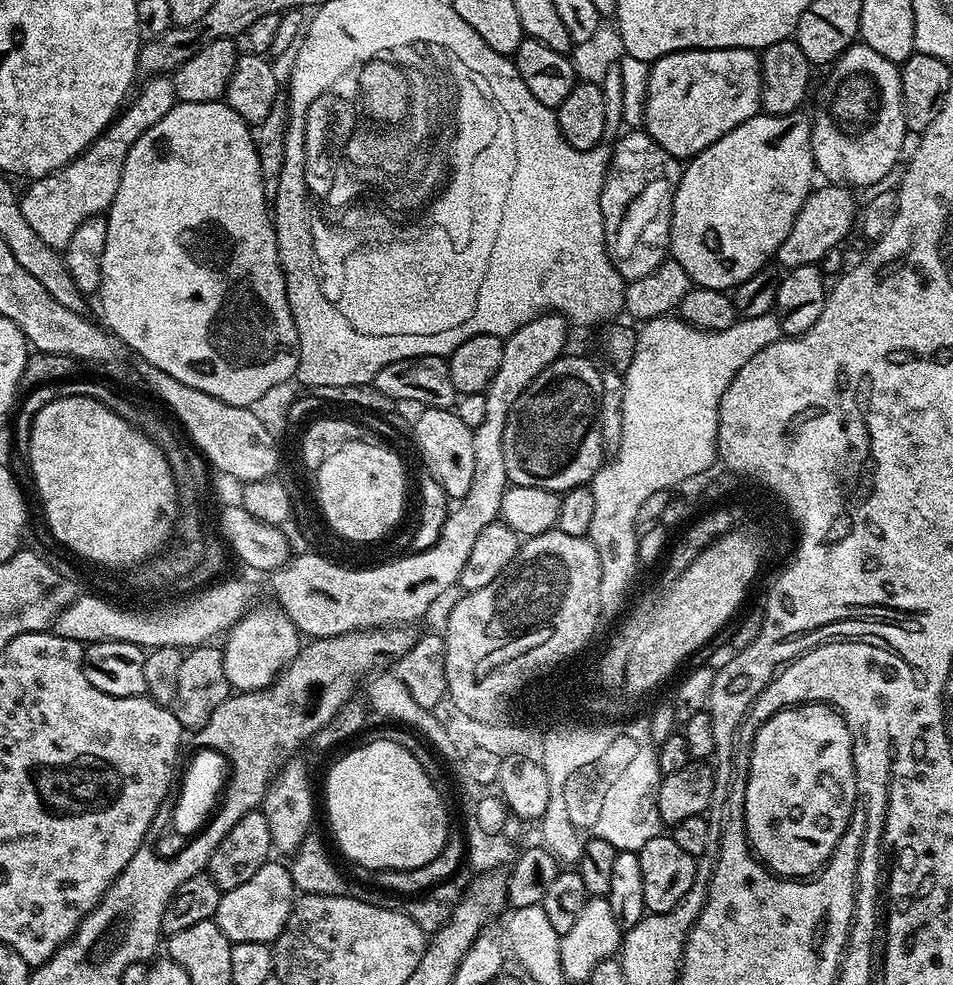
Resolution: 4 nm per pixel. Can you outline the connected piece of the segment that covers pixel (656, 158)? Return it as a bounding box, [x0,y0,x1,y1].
[602,130,682,234]

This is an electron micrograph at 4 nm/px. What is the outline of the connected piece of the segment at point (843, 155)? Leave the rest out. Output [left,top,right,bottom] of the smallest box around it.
[811,42,904,189]

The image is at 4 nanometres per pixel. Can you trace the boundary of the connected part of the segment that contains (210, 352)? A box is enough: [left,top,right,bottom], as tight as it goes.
[98,102,300,408]

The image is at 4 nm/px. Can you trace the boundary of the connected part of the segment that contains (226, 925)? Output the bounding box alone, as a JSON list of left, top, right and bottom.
[214,858,297,945]

